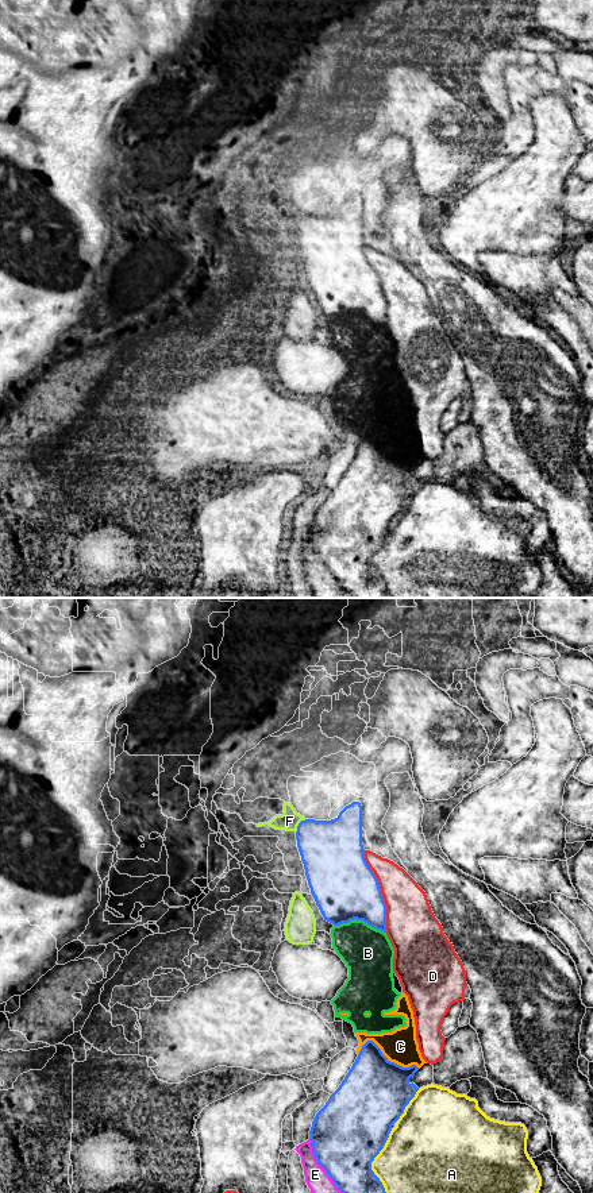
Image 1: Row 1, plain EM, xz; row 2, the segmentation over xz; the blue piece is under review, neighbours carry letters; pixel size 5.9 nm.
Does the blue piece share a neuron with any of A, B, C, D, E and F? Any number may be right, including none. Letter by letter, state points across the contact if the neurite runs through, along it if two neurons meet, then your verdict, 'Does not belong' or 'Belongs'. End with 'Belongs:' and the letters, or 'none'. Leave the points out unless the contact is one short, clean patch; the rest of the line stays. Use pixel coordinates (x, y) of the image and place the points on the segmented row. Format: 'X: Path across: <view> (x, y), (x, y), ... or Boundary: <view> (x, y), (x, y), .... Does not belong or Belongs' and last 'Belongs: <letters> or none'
A: Does not belong
B: Does not belong
C: Does not belong
D: Does not belong
E: Does not belong
F: Does not belong
Belongs: none

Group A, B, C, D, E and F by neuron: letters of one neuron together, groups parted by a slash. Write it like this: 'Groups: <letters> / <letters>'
Groups: A / B C / D / E / F

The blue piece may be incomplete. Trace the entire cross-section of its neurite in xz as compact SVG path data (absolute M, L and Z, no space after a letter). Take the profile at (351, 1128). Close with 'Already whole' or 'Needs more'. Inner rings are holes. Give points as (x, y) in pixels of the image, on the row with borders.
M367 1041L339 1088L330 1096L326 1105L316 1113L309 1131L311 1146L317 1163L342 1193L386 1193L382 1182L371 1170L371 1162L384 1148L392 1126L404 1113L419 1088L409 1078L419 1070L416 1065L403 1067L390 1062L373 1042Z. Already whole

